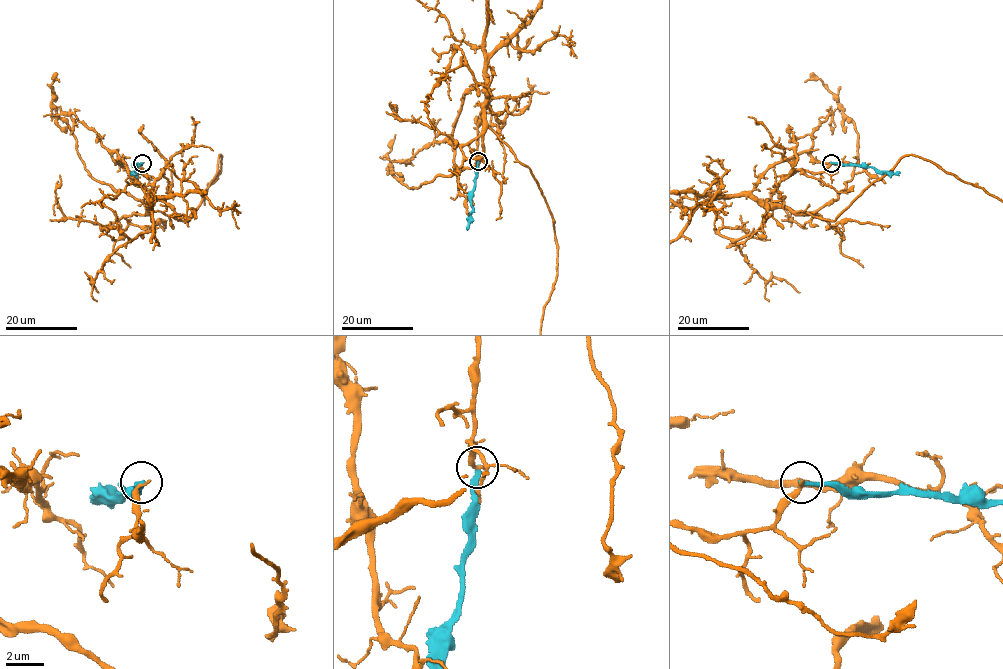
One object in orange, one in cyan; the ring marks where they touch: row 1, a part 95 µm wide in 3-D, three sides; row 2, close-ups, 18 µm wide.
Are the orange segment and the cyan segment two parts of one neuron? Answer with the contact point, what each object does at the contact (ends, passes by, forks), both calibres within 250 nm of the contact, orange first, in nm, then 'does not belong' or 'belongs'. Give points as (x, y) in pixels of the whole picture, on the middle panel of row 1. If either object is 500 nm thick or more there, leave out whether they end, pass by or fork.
at (478, 161); orange ends there; cyan ends there; 300 nm thick on the orange side, 240 nm on the other; does not belong

